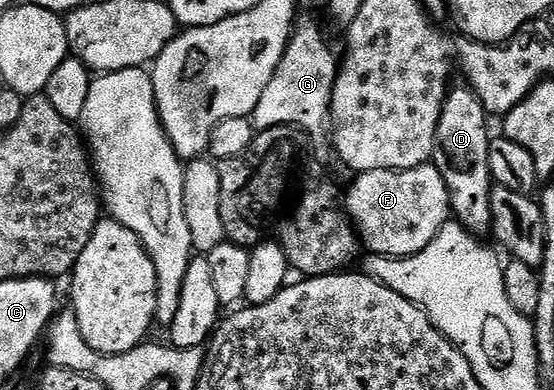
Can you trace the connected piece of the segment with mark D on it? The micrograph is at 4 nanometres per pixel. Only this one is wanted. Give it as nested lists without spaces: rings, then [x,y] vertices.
[[[467,84],[453,85],[444,97],[438,116],[438,128],[431,156],[438,172],[442,172],[442,180],[446,180],[451,217],[477,236],[488,236],[492,233],[490,196],[494,183],[490,172],[492,138],[490,133],[488,134],[488,122],[489,115],[485,114],[484,105],[478,100],[476,91]]]

